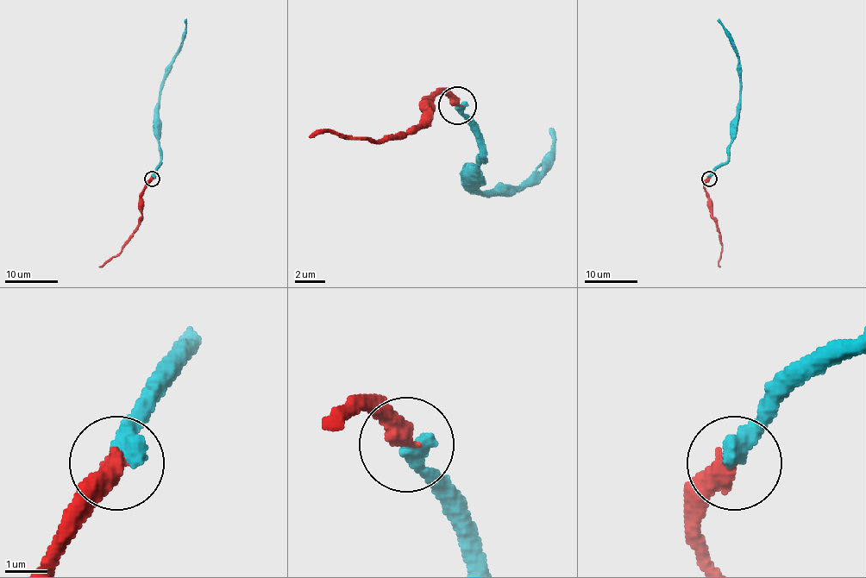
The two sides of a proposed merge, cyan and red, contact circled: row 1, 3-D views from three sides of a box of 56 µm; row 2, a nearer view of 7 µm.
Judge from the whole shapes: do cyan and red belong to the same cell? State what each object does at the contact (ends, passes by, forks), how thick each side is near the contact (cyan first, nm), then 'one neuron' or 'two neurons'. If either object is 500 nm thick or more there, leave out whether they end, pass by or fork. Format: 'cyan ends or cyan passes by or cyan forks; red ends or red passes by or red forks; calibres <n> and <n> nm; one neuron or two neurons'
calibres 500 and 500 nm; one neuron

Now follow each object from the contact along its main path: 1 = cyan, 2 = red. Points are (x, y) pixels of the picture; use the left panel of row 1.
1: (153, 178), (160, 159), (158, 139), (159, 88), (165, 70), (180, 44), (185, 19)
2: (151, 178), (141, 197), (141, 216), (134, 235), (121, 251), (99, 267)

